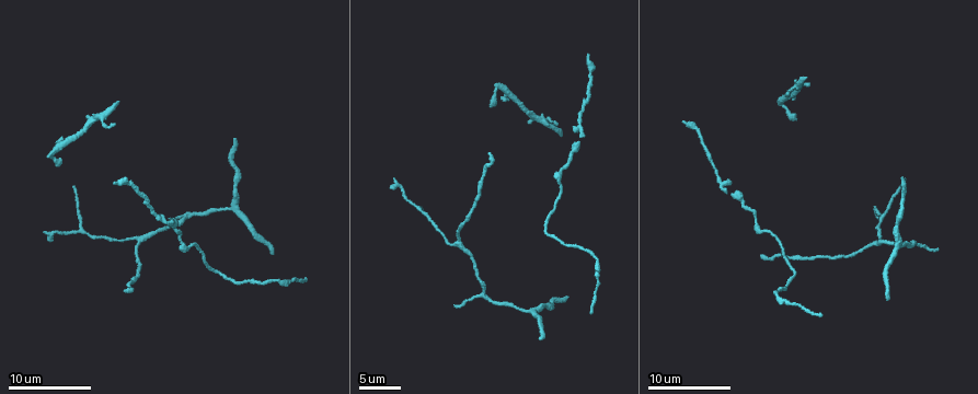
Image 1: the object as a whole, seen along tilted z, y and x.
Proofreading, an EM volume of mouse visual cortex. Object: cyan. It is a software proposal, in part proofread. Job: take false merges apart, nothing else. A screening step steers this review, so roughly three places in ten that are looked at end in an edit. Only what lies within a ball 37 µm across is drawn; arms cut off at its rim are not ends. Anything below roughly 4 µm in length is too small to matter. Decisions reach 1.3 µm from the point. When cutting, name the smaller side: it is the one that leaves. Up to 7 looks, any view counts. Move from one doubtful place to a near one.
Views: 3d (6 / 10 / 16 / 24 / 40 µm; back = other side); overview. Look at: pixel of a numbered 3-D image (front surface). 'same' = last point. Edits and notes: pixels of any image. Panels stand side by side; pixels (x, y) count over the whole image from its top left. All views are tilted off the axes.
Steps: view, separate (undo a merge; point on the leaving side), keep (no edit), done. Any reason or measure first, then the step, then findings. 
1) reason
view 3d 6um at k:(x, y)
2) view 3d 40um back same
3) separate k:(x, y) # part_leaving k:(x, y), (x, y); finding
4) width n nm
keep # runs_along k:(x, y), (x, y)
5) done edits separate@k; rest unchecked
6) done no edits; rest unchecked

view 3d 6um at 1:(555, 175)

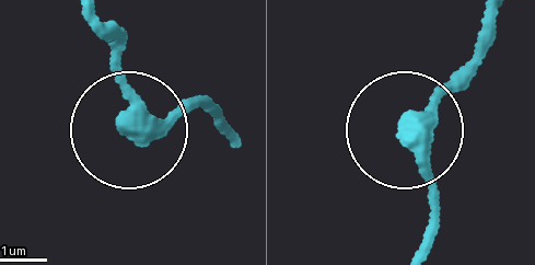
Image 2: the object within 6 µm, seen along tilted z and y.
width 380 nm
keep # runs_along 2:(402, 126), (458, 87); continuous, no second neuron

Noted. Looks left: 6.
a narrow waist
view 3d 16um at 1:(725, 192)

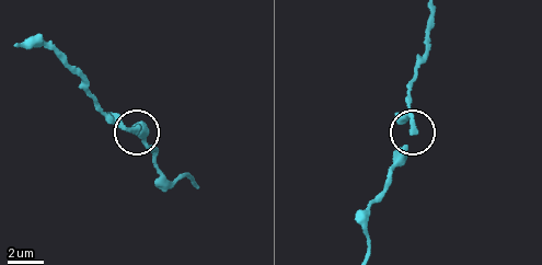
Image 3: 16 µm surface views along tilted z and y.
keep # runs_along 3:(158, 186), (153, 150), (138, 134), (96, 108); one neuron here

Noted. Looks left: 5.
two arms in line, one across
view 3d 10um at 1:(137, 238)

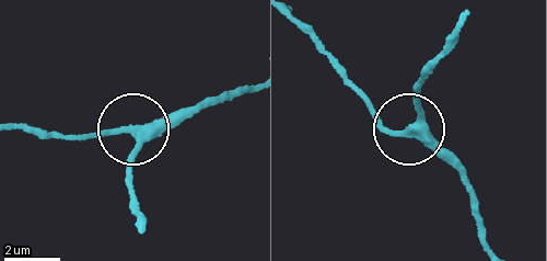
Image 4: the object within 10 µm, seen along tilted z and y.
other side
view 3d 10um back at 4:(140, 131)

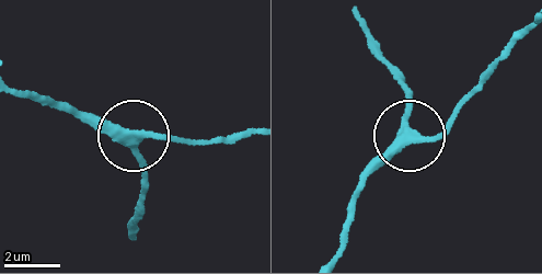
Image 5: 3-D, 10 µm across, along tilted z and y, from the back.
arms 3
keep # all the same neuron

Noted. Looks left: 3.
done no edits; rest unchecked

